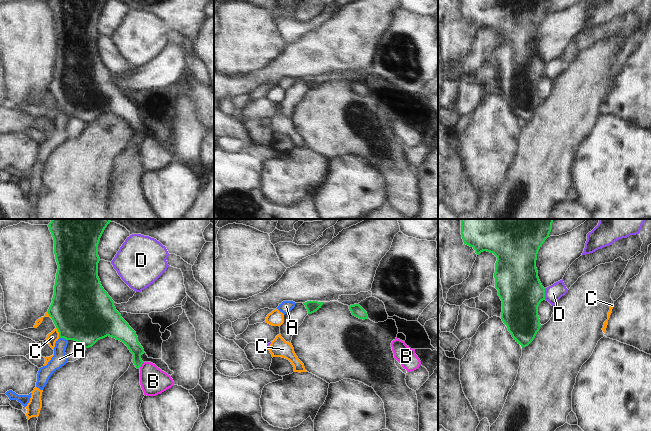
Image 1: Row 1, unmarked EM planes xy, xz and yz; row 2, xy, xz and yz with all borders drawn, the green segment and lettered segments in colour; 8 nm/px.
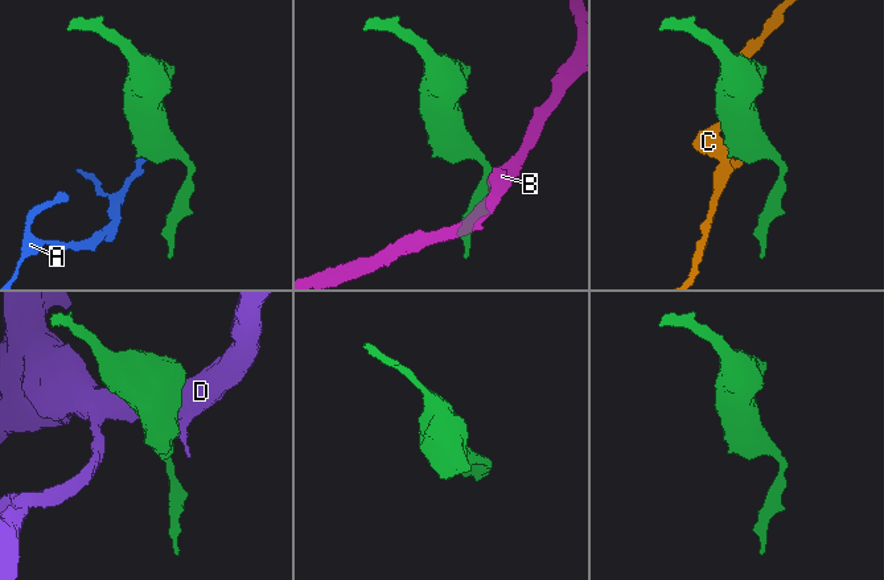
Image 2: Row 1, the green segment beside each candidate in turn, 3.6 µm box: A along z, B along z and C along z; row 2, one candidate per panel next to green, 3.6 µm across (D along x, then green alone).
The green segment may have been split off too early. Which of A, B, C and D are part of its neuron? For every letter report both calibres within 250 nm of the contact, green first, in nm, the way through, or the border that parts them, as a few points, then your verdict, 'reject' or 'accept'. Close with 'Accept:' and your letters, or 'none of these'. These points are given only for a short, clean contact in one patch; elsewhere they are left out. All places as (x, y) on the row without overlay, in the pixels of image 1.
A: 460 nm thick on the green side, 120 nm on the other; border along xy (59, 113), (67, 116); reject
B: 130 nm thick on the green side, 220 nm on the other; border along xy (143, 138), (139, 143); reject
C: 480 nm thick on the green side, 90 nm on the other; reject
D: 360 nm thick on the green side, 140 nm on the other; border along yz (546, 64), (544, 75); reject
Accept: none of these

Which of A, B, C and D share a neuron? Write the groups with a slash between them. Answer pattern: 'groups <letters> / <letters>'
groups A / B / C / D

